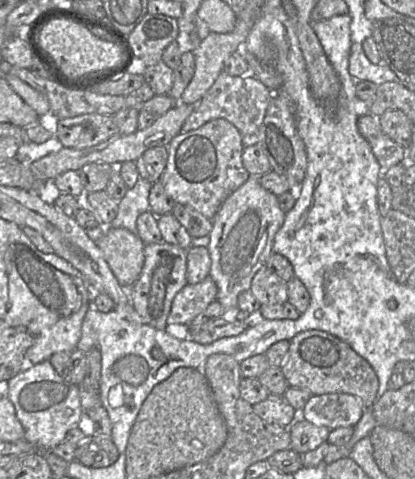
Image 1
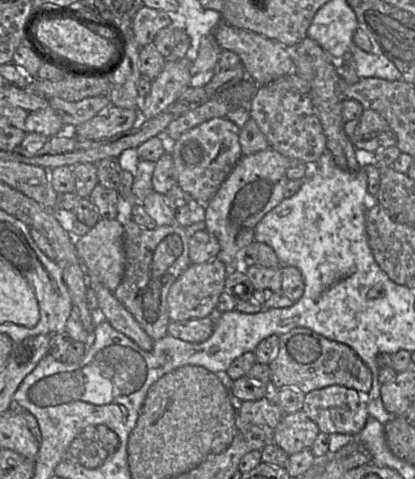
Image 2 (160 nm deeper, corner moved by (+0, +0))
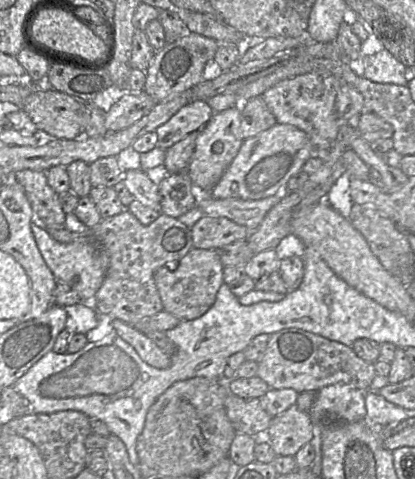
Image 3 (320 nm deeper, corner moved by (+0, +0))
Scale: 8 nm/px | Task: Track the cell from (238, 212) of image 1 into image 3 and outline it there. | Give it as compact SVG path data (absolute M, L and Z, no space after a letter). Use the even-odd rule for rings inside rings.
M276 123L243 141L237 156L212 189L212 195L216 199L260 200L281 194L288 180L314 155L315 148L305 132L289 124Z

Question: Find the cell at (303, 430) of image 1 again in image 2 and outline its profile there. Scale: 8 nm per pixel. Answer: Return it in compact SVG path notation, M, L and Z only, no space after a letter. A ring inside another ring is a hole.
M301 409L280 420L272 431L272 440L290 456L310 449L319 433L318 426Z

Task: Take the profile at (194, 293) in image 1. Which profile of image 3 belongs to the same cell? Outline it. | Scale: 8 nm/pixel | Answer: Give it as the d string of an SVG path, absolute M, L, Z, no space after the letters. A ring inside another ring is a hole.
M192 248L179 262L168 262L154 273L163 311L180 321L194 320L204 315L214 304L224 283L224 266L217 250Z

